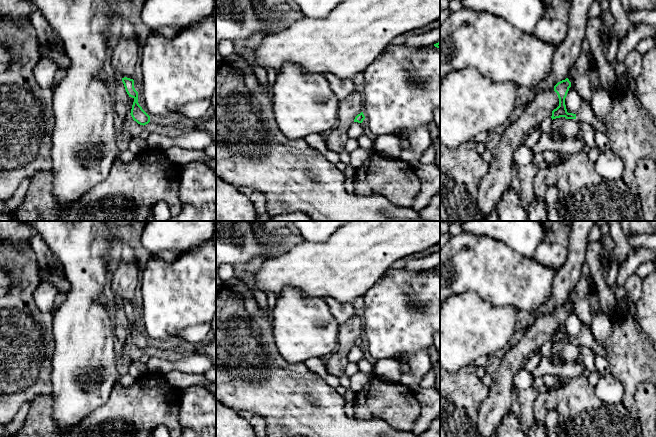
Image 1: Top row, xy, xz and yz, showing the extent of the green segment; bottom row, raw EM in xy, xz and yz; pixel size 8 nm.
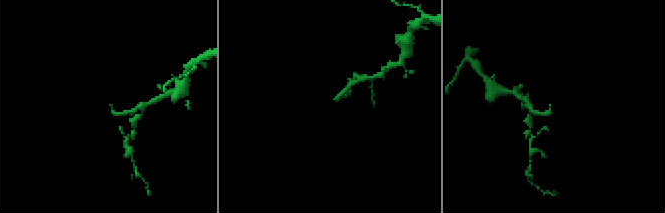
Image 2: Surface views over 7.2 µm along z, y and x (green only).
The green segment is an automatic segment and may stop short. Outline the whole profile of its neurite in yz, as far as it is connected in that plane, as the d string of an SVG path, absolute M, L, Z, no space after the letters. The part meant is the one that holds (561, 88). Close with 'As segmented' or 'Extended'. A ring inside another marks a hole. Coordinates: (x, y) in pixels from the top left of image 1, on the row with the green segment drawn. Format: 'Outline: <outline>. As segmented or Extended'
Outline: M568 78L558 82L554 86L554 91L557 93L559 98L559 106L552 111L552 120L560 117L565 117L566 119L576 119L576 114L568 113L565 105L565 98L571 87L571 82Z. As segmented

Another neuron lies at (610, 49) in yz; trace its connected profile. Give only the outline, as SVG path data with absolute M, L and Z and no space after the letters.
M610 37L606 41L606 44L603 49L603 54L605 56L605 59L609 63L614 61L616 54L617 54L618 46L619 46L619 39L617 39L617 38Z

